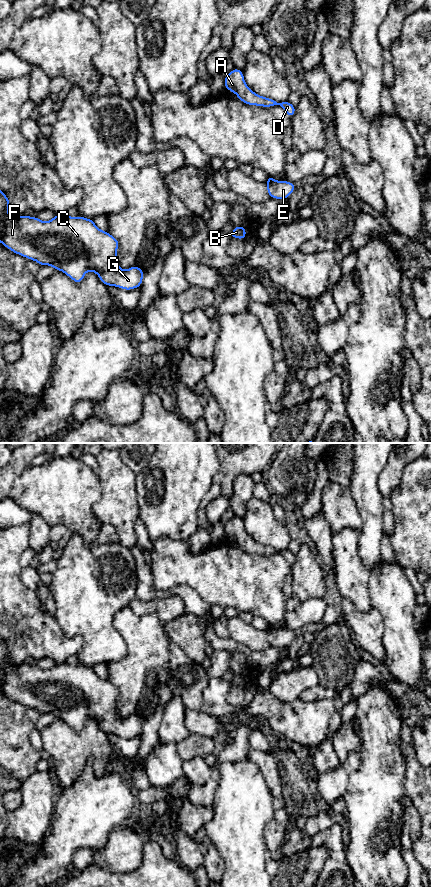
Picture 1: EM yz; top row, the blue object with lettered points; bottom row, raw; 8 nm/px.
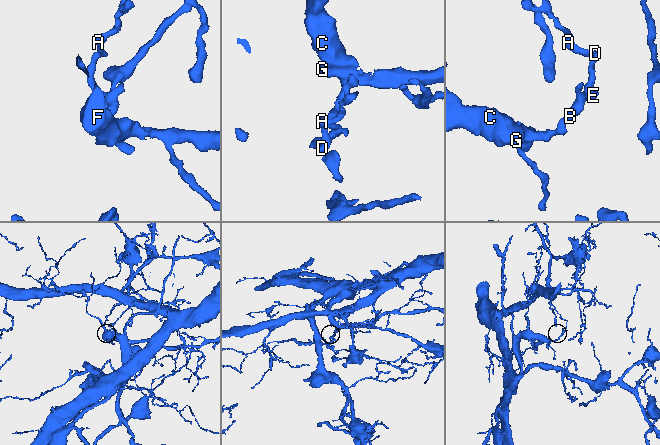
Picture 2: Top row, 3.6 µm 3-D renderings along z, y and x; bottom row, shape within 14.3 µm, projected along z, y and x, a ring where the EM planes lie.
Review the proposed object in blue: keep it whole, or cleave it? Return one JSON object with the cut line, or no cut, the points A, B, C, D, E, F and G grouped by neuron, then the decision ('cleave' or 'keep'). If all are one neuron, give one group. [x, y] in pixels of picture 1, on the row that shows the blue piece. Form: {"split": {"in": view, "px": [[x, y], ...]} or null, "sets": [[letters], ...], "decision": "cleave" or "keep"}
{"split": {"in": "yz", "px": [[274, 180], [267, 183]]}, "sets": [["A", "D"], ["B", "C", "E", "F", "G"]], "decision": "cleave"}

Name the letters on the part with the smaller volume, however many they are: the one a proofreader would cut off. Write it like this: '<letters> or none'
B, C, E, F, G

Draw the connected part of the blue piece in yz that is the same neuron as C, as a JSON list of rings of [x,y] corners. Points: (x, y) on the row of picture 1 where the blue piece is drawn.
[[[0,190],[0,240],[12,252],[36,261],[41,266],[50,265],[76,283],[81,283],[86,272],[92,271],[106,286],[125,290],[141,286],[144,271],[138,266],[122,270],[117,261],[118,240],[107,231],[100,230],[92,219],[70,217],[66,213],[57,214],[47,222],[25,214],[13,217],[9,215],[9,204],[8,197]]]

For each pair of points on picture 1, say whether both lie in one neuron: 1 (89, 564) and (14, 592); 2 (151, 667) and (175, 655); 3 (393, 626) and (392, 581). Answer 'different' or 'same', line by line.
1: different
2: different
3: same

